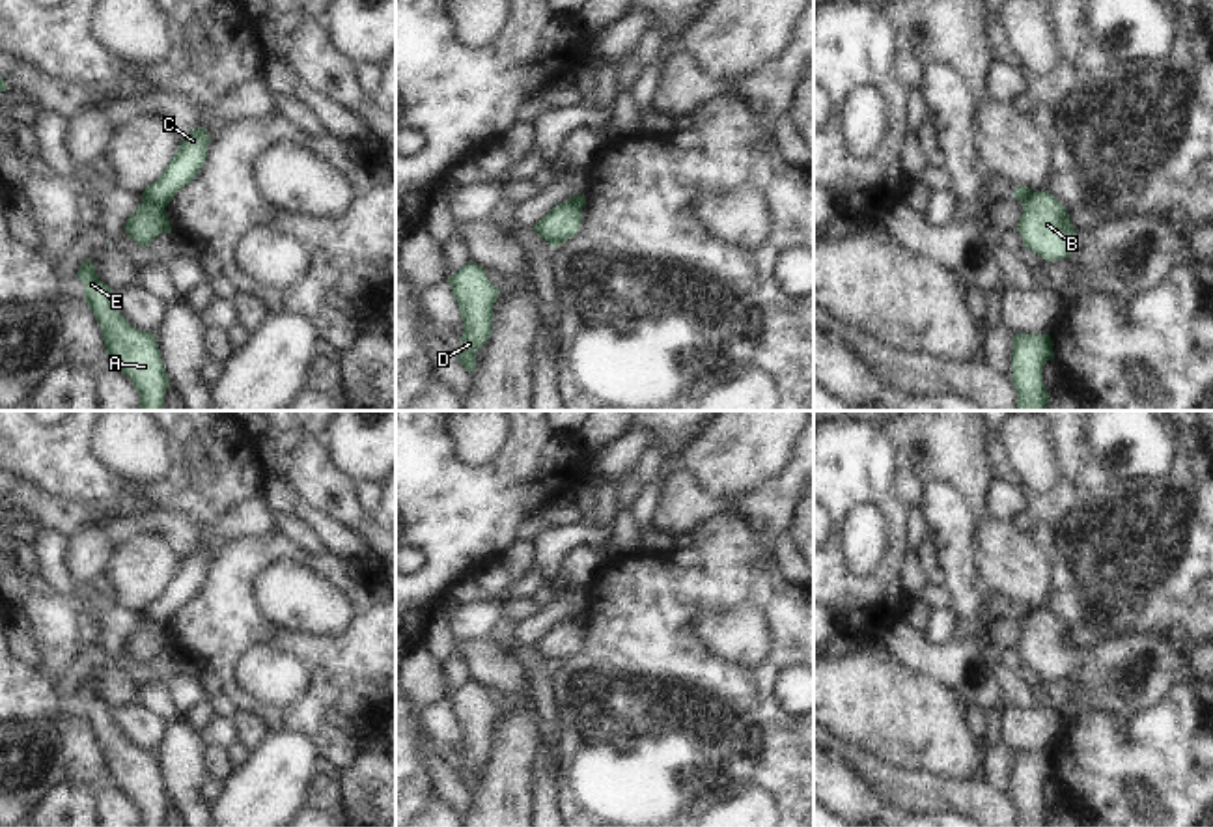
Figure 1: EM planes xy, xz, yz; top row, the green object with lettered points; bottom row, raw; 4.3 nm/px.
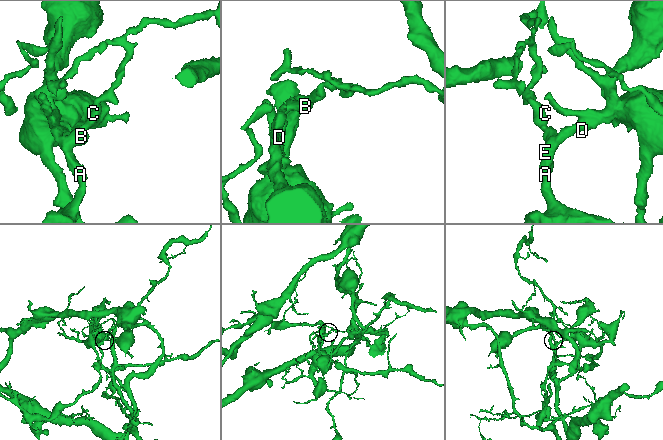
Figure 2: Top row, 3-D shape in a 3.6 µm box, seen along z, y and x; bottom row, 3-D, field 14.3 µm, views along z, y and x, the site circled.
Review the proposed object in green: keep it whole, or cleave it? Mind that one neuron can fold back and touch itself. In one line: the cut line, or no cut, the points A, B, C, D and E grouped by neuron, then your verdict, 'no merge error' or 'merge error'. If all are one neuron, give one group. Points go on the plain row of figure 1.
cut xy (144, 616), (163, 626); groups A B D E / C; merge error

